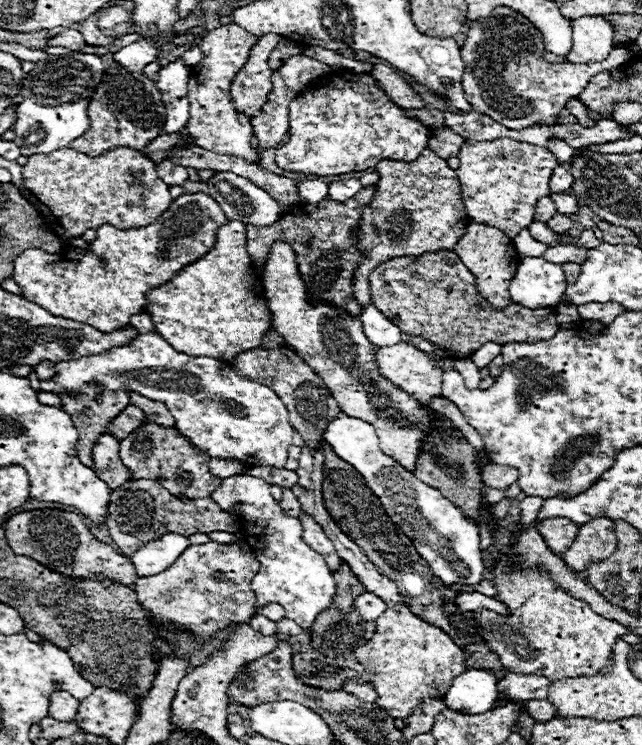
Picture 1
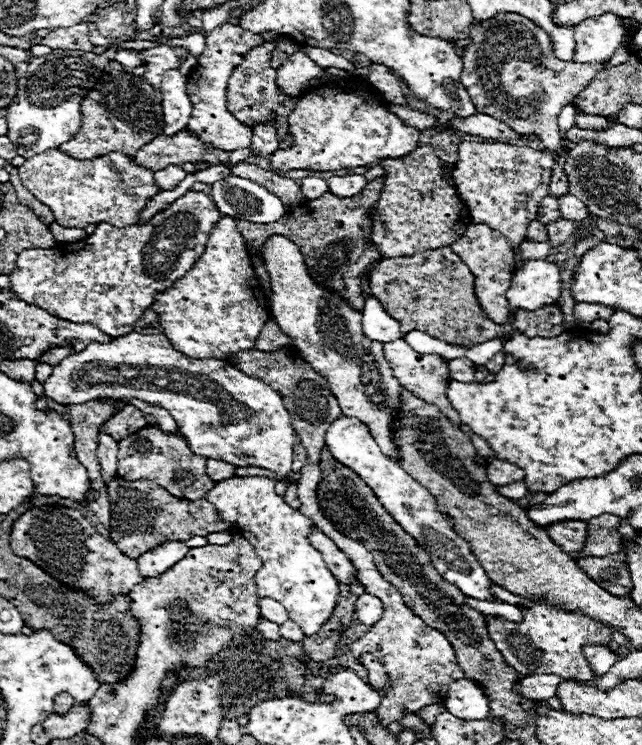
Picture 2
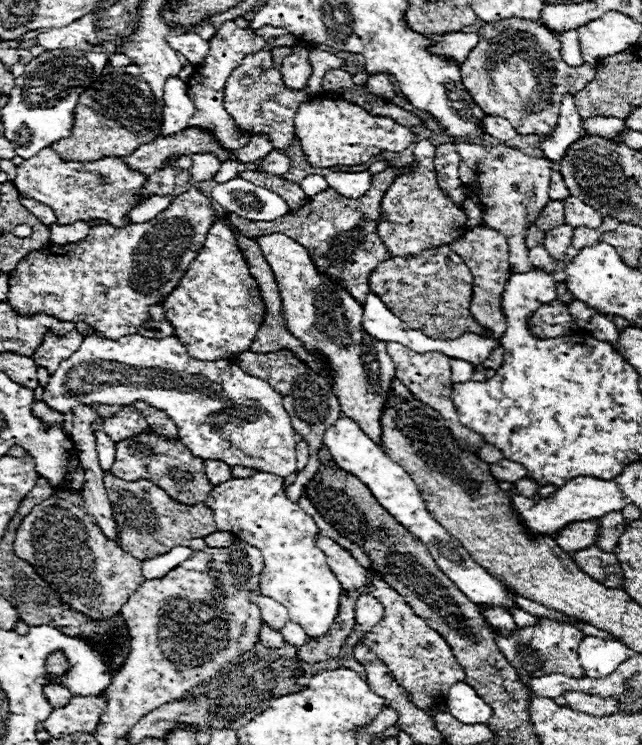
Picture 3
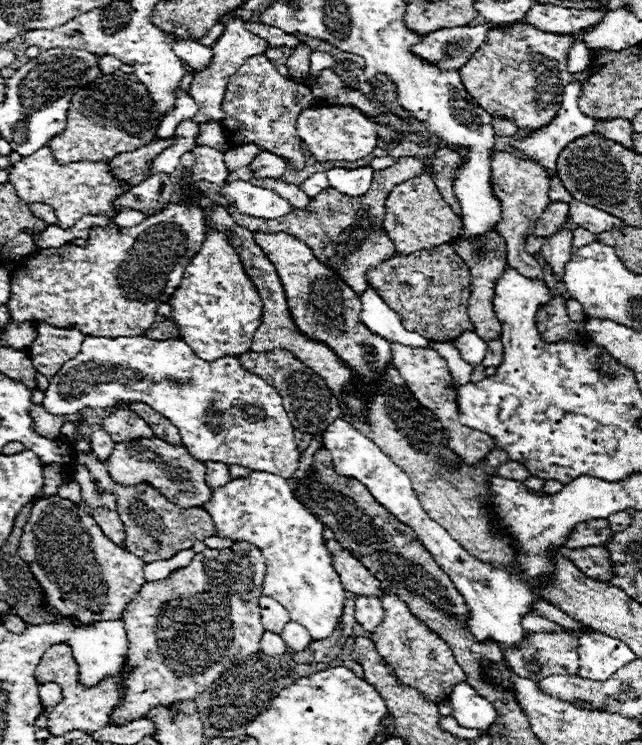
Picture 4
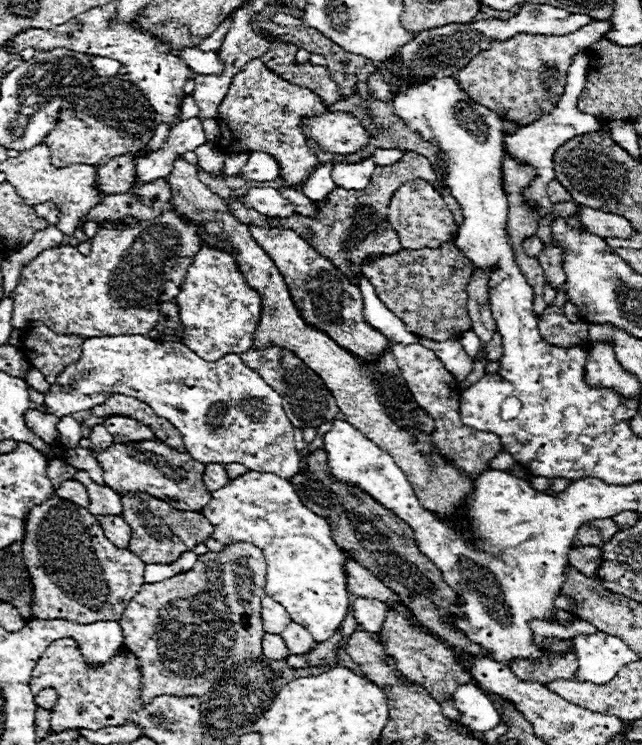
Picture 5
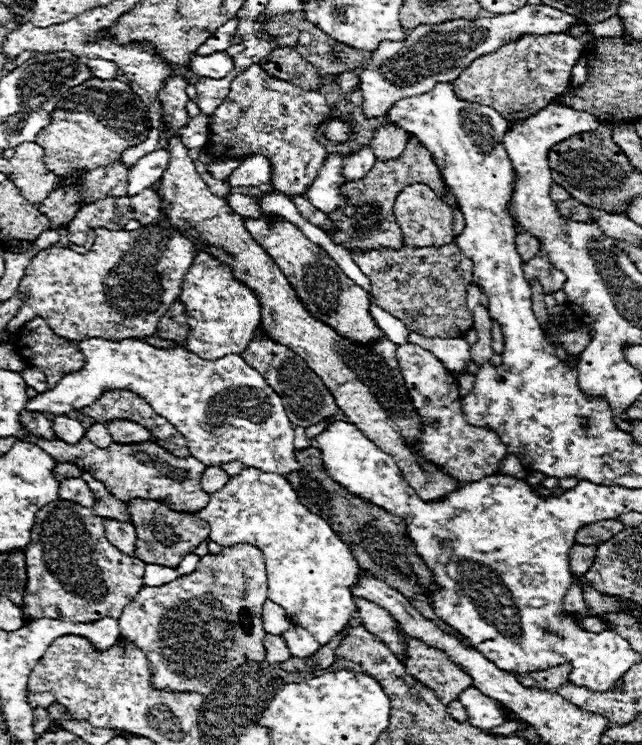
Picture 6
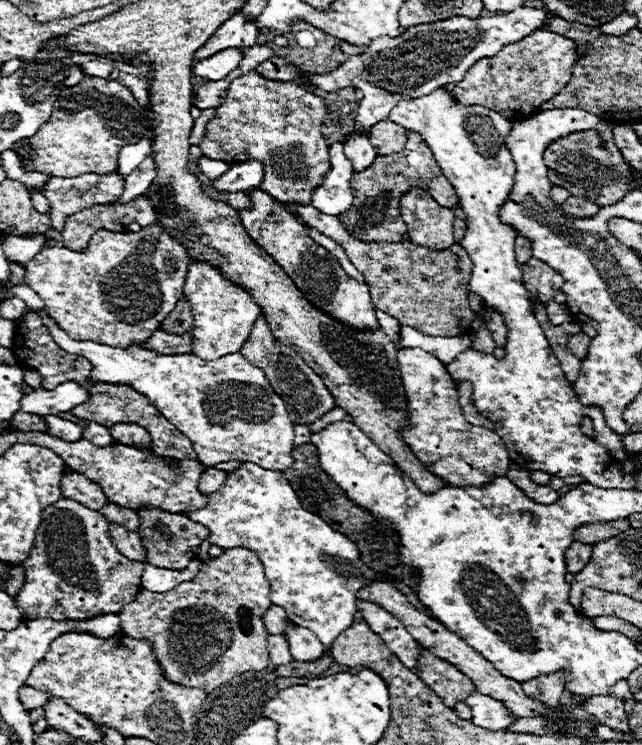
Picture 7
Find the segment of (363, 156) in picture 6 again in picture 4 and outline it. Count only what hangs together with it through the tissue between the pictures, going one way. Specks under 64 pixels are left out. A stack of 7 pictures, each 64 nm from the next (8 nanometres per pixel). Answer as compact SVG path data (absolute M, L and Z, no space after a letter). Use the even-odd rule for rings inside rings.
M370 166L356 168L356 170L344 170L344 168L332 168L328 170L328 182L332 188L346 196L362 196L368 192L372 184L374 170Z

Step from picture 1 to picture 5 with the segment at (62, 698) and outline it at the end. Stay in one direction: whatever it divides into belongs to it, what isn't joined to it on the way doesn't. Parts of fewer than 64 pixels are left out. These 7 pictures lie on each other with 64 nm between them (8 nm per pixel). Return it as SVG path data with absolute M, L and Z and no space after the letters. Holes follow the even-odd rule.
M44 688L36 694L36 706L46 710L52 710L52 706L56 706L56 700L58 700L58 694L54 688Z

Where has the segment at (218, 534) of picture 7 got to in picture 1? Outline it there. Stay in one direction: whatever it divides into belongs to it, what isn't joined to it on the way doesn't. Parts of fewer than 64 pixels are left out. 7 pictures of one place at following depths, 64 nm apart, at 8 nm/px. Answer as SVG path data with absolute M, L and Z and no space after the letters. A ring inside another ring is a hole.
M236 474L222 480L222 486L212 494L212 500L222 508L230 510L232 504L240 502L242 512L240 518L246 524L246 540L254 548L256 558L260 560L260 570L252 578L252 590L256 594L256 606L262 608L266 604L280 604L286 610L286 616L292 618L302 630L310 630L314 626L316 616L330 606L334 596L332 572L328 570L324 558L304 546L302 542L302 524L298 518L288 518L280 504L270 494L270 484L262 478L254 478L248 474Z

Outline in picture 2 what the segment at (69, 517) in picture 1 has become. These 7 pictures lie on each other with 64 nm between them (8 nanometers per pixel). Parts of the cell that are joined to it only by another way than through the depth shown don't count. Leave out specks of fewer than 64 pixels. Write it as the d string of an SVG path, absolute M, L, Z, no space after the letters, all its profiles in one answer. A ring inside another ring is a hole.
M38 506L24 512L12 526L10 546L16 556L36 562L42 570L48 570L48 574L72 588L88 590L88 594L94 594L100 602L110 600L114 594L130 594L132 586L142 582L136 560L122 554L114 542L100 536L80 510Z

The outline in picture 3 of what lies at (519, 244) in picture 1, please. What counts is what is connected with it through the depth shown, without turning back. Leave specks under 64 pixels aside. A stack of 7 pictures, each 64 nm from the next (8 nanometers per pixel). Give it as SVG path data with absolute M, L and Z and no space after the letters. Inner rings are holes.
M542 244L536 246L536 248L528 248L528 258L534 266L544 266L544 270L556 272L556 262L552 264L552 258L550 258L550 254L546 252L546 248Z

